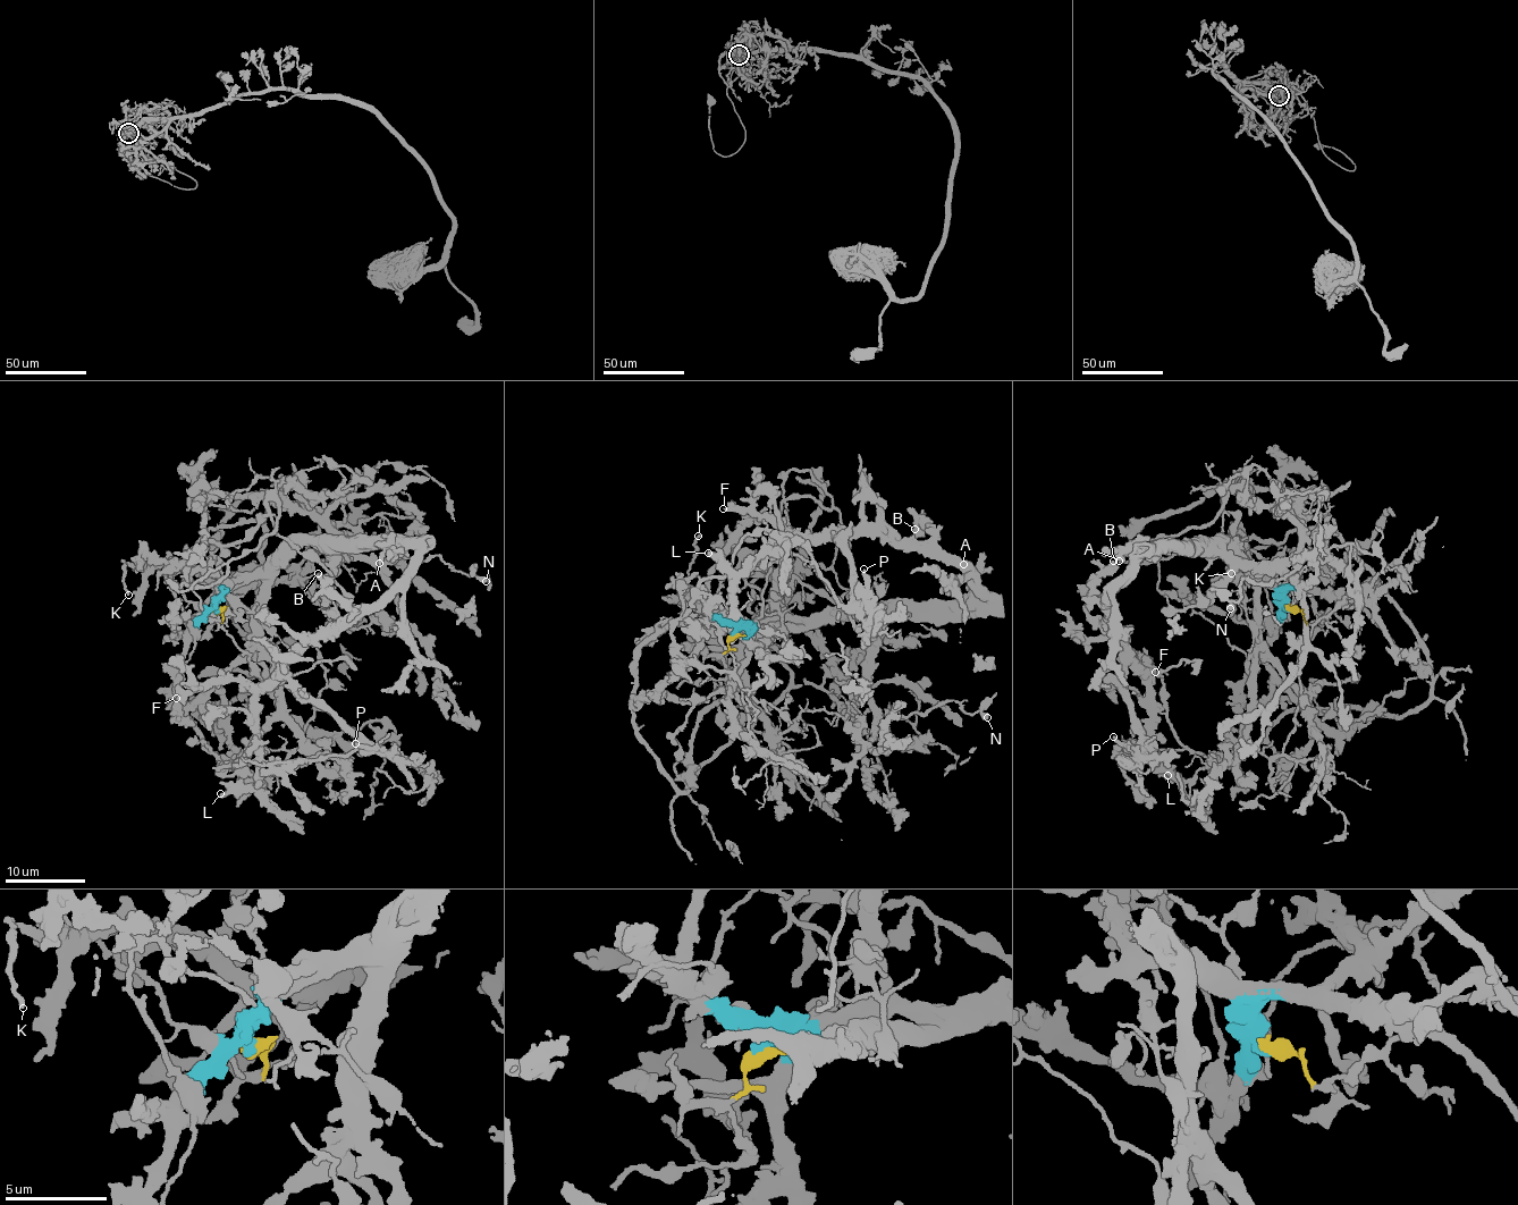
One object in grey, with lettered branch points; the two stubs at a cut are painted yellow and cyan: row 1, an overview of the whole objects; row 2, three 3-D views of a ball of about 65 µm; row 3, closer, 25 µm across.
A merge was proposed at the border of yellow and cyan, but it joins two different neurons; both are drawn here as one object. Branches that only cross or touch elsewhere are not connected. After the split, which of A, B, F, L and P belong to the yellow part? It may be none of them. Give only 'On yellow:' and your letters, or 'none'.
On yellow: none

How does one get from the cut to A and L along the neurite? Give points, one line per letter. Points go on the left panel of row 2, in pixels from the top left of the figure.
A: (217, 611), (227, 591), (255, 576), (268, 576), (295, 545), (357, 549), (371, 545), (391, 546), (379, 564)
L: (217, 611), (295, 545), (415, 553), (259, 694), (259, 776), (219, 794)

